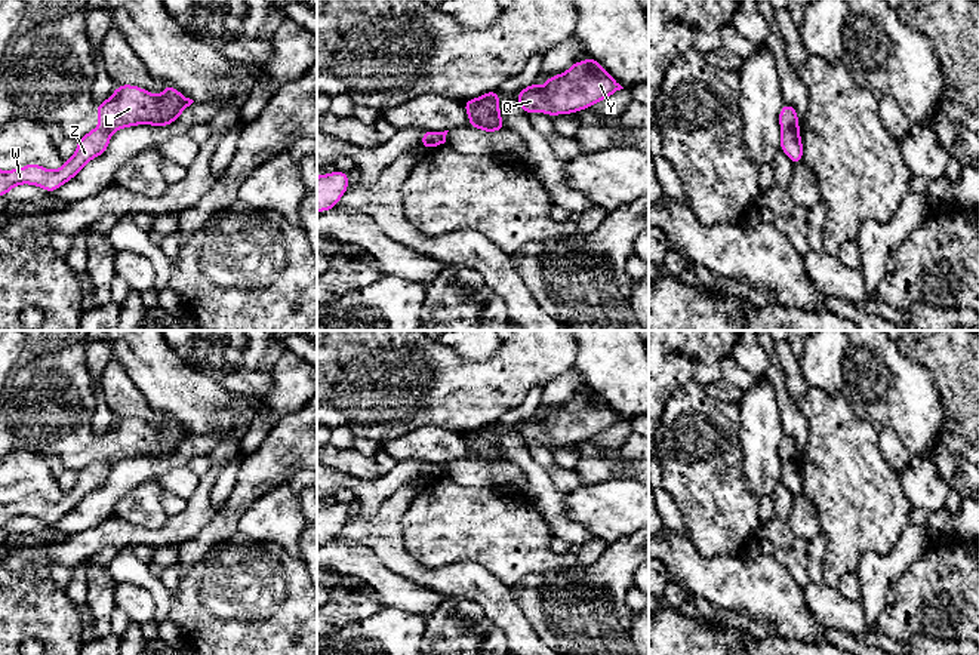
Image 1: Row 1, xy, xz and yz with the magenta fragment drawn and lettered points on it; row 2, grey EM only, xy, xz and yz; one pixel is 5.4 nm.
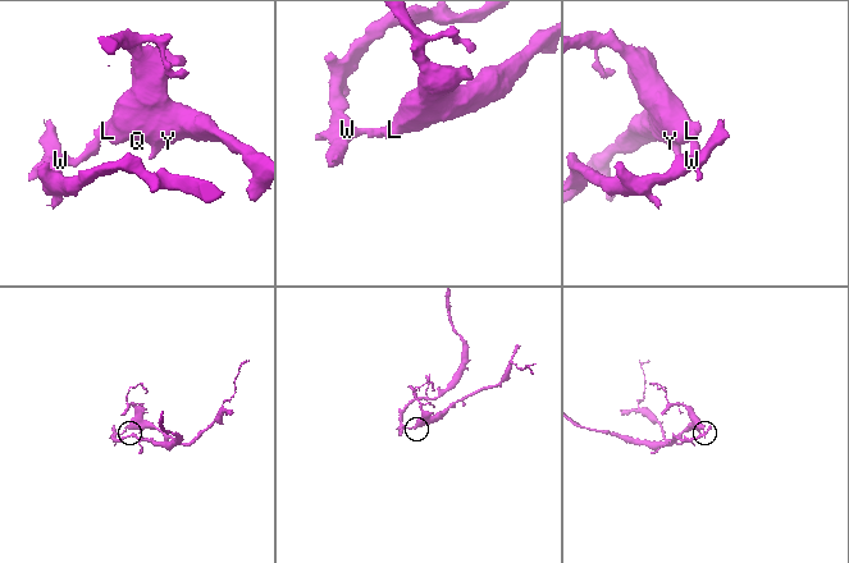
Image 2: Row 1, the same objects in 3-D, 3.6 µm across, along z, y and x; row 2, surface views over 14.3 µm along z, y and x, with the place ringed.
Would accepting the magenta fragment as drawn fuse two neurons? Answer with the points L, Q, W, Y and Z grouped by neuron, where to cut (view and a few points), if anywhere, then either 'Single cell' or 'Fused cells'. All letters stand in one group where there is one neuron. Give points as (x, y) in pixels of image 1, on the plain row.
Groups: L Q Y / W Z. Split along yz (797, 458), (788, 458), (782, 463). Fused cells

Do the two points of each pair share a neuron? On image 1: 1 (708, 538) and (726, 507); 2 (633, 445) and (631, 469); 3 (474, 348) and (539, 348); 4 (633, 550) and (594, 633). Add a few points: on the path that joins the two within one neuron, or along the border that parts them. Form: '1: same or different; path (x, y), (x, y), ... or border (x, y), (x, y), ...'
1: same; path (716, 531), (724, 514)
2: different; border (616, 455), (633, 460)
3: different; border (501, 346), (486, 359), (465, 359), (462, 356)
4: same; path (613, 571), (612, 589), (594, 608), (594, 612)

